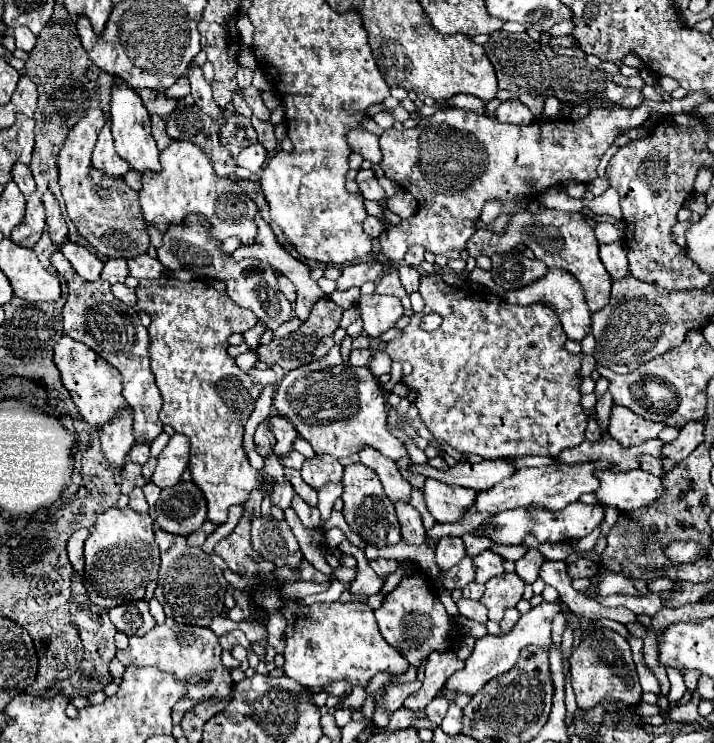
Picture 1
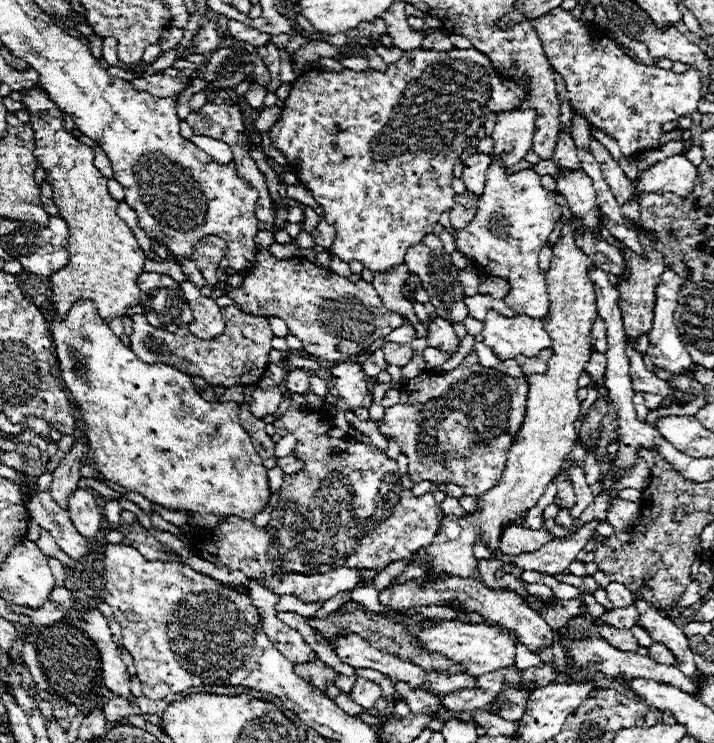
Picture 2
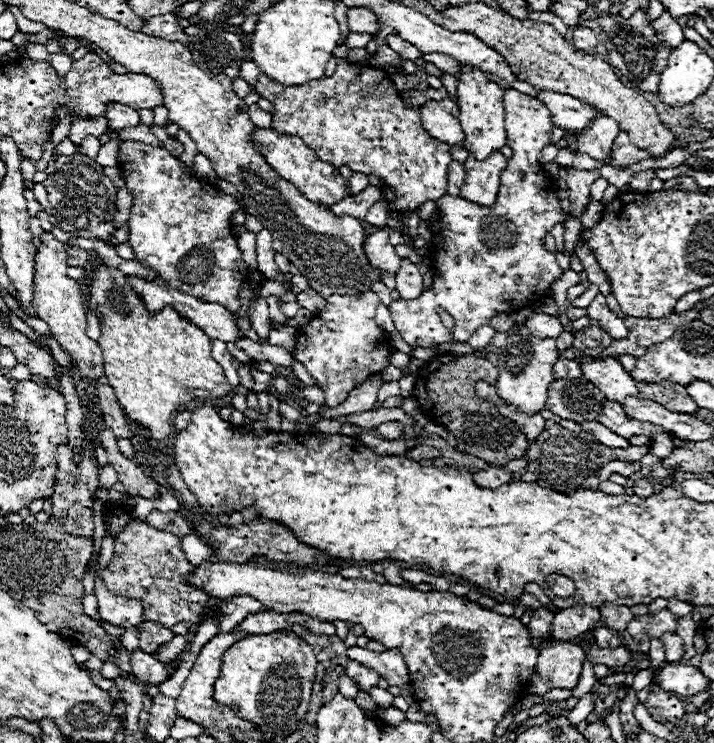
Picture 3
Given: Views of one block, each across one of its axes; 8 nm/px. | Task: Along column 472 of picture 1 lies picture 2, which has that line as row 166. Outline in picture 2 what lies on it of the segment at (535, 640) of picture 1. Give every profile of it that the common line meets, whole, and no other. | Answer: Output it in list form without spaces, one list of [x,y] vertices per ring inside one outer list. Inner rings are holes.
[[[674,154],[644,170],[638,178],[636,188],[642,192],[668,190],[682,196],[694,188],[694,178],[696,166],[686,156]]]

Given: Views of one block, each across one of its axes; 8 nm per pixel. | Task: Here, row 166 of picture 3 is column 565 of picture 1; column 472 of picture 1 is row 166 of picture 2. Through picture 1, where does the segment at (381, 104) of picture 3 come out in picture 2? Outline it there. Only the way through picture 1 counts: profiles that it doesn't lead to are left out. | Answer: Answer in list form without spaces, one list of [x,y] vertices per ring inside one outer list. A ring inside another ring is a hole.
[[[418,48],[418,50],[404,52],[404,56],[394,64],[388,64],[388,68],[384,72],[374,70],[374,68],[368,68],[364,72],[354,72],[354,70],[348,70],[348,68],[344,68],[342,72],[326,72],[326,70],[306,70],[306,72],[302,72],[292,82],[290,94],[288,94],[284,106],[282,106],[282,114],[280,114],[278,122],[274,124],[274,128],[270,130],[270,140],[288,158],[288,164],[290,164],[292,172],[312,192],[314,200],[322,206],[324,220],[330,226],[336,228],[336,238],[334,238],[334,244],[332,244],[330,252],[336,254],[344,262],[358,260],[370,272],[390,272],[392,268],[396,268],[396,266],[400,266],[404,262],[406,250],[410,246],[416,246],[418,242],[422,242],[422,238],[434,230],[440,216],[444,212],[452,210],[454,196],[456,196],[452,186],[450,186],[452,178],[454,178],[452,170],[454,170],[456,158],[470,144],[470,134],[478,132],[484,126],[484,122],[488,120],[490,112],[494,112],[496,108],[498,108],[498,112],[508,112],[508,110],[516,108],[522,100],[524,100],[524,88],[502,80],[494,72],[494,68],[490,66],[490,60],[484,54],[480,54],[478,50],[474,50],[474,48],[468,48],[468,50],[452,48],[448,52]]]

